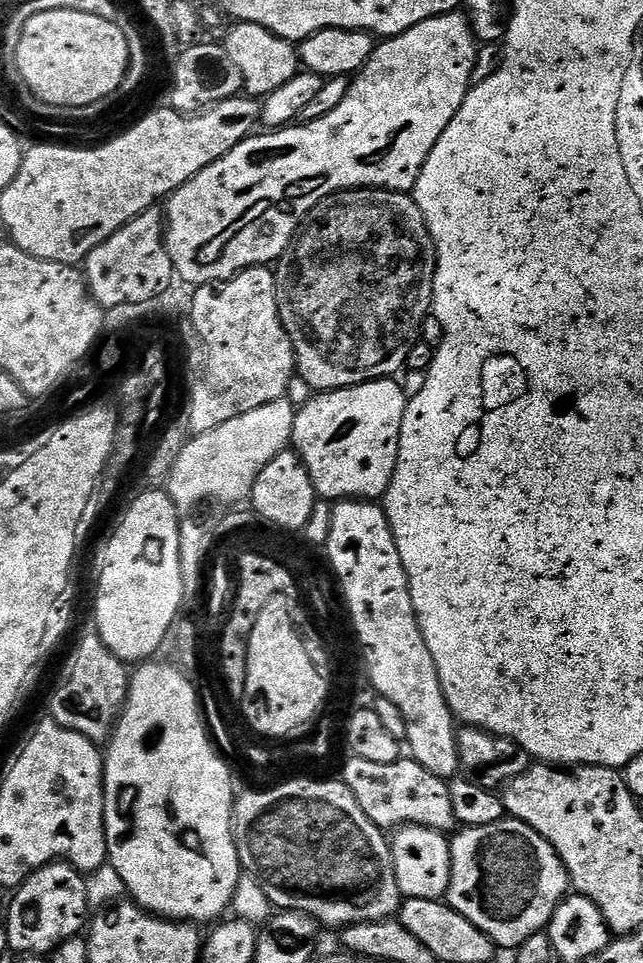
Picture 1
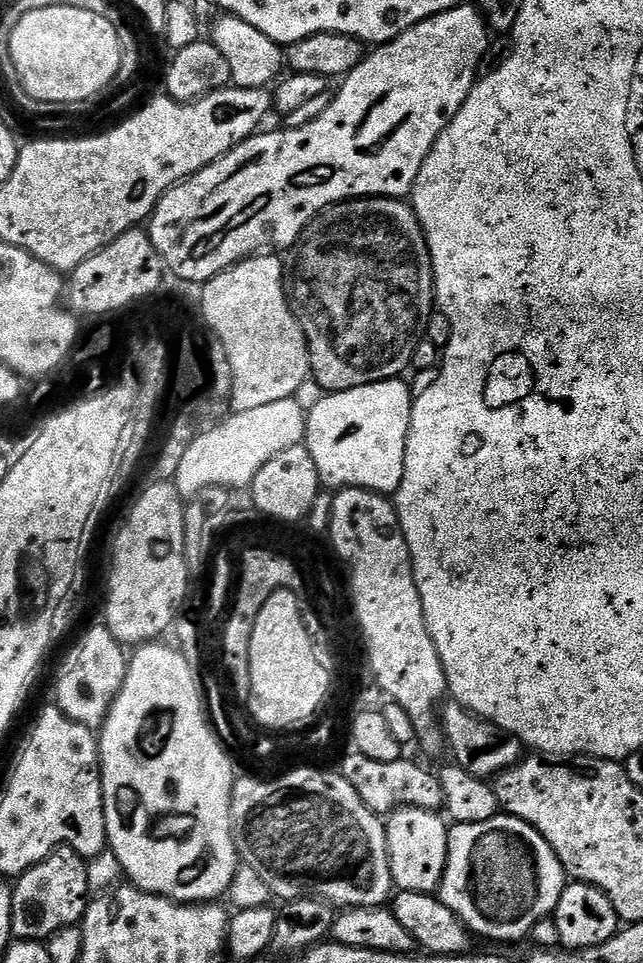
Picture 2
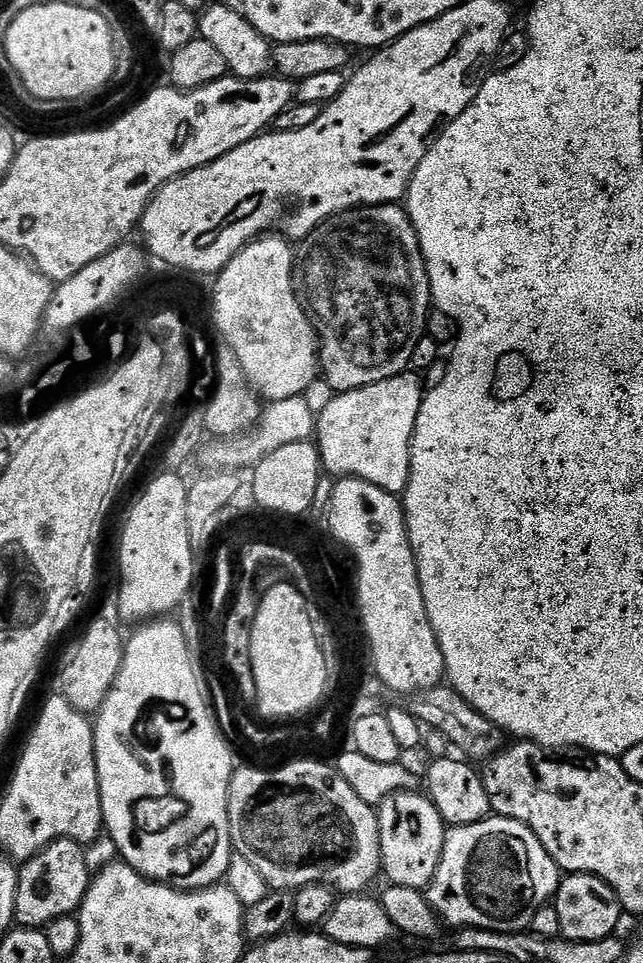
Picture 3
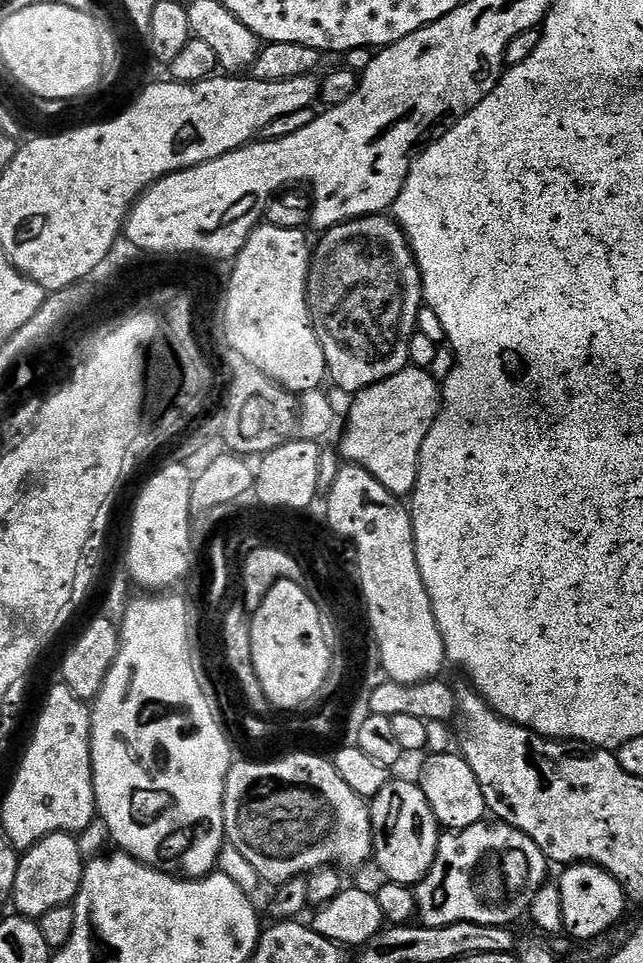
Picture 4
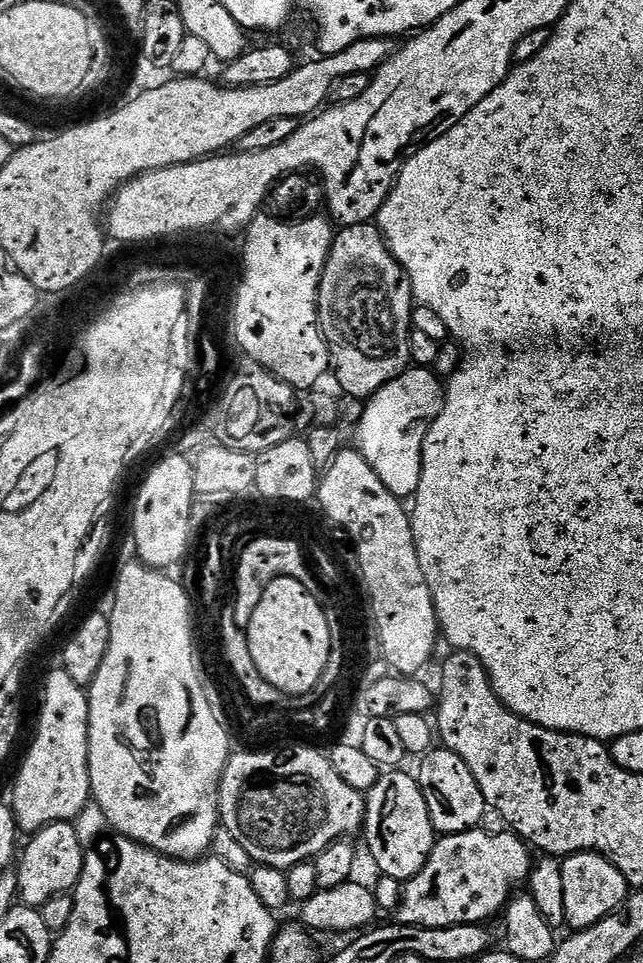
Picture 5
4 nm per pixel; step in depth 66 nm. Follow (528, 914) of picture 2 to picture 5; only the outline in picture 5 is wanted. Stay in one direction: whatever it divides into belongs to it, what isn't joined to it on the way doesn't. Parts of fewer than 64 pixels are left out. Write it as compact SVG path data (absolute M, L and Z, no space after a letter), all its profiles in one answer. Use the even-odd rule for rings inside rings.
M477 826L470 832L444 834L437 839L426 866L422 866L419 874L403 885L400 906L394 912L395 919L399 923L417 924L423 928L484 924L491 916L499 917L503 913L510 897L519 889L516 887L527 881L534 863L534 856L531 856L533 853L529 845L515 832L503 830L504 832L498 833L497 836L491 836L482 829L483 827Z

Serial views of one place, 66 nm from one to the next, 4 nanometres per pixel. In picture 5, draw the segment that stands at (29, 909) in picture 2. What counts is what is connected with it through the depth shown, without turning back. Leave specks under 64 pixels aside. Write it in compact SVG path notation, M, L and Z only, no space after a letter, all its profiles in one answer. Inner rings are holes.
M63 820L31 833L28 845L23 845L18 856L18 867L15 869L18 882L18 900L21 905L40 909L50 898L58 894L69 894L82 878L84 854L86 849L78 842L78 830L75 823Z

